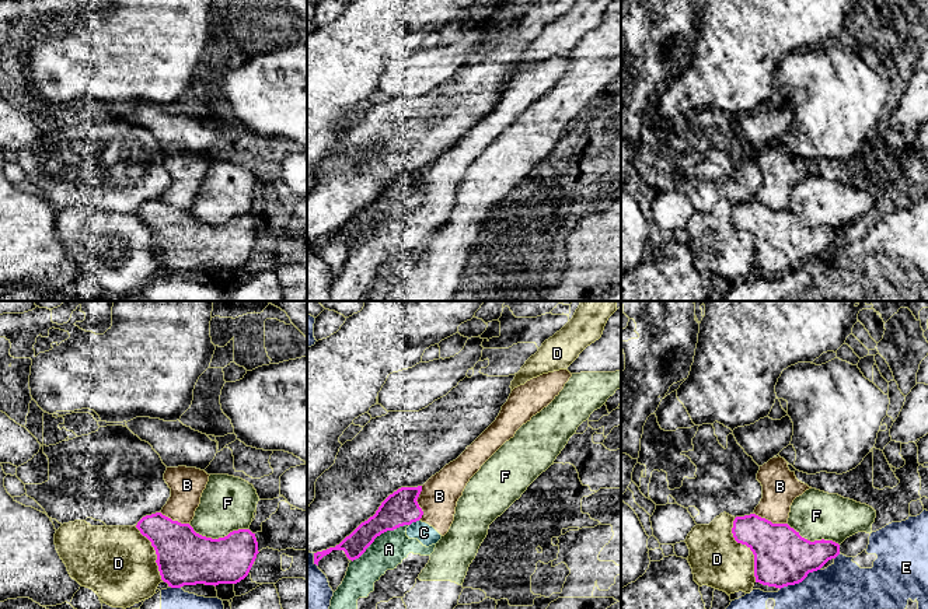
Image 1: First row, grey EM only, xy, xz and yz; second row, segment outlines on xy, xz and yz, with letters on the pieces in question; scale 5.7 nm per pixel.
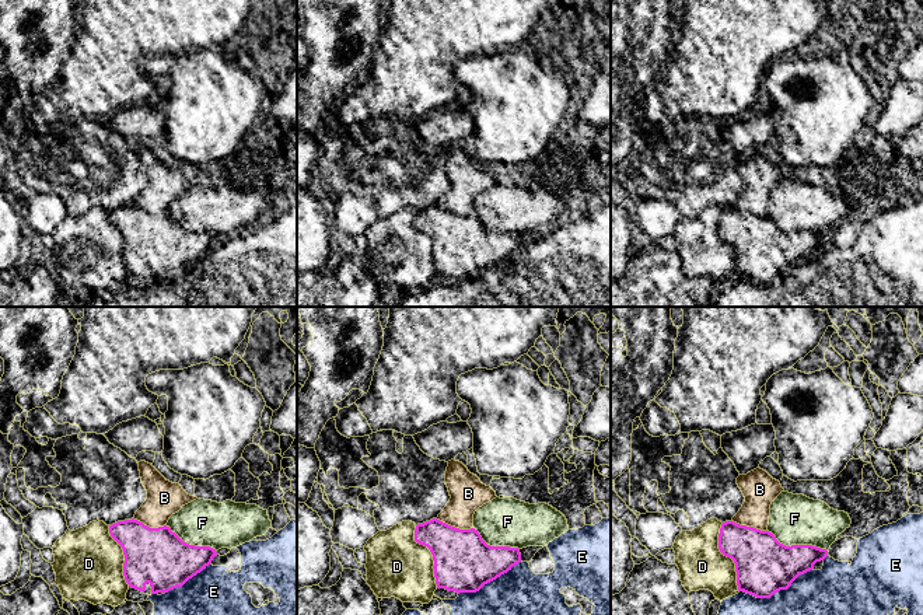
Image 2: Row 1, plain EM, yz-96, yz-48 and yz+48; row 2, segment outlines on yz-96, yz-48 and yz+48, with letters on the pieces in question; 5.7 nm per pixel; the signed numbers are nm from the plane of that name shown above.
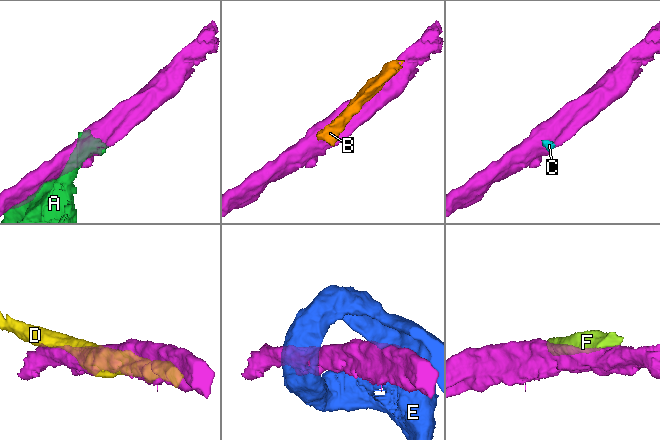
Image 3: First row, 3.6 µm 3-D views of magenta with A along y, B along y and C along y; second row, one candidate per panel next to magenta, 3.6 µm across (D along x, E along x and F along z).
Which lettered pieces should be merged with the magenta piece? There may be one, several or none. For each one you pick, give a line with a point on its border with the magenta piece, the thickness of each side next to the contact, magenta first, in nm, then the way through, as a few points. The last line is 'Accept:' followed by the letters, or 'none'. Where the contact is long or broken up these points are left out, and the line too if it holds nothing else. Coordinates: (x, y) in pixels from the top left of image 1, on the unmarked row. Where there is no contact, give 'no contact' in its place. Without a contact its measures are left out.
Accept: none

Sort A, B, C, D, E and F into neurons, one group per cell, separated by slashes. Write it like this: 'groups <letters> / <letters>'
groups A B C / D / E / F

